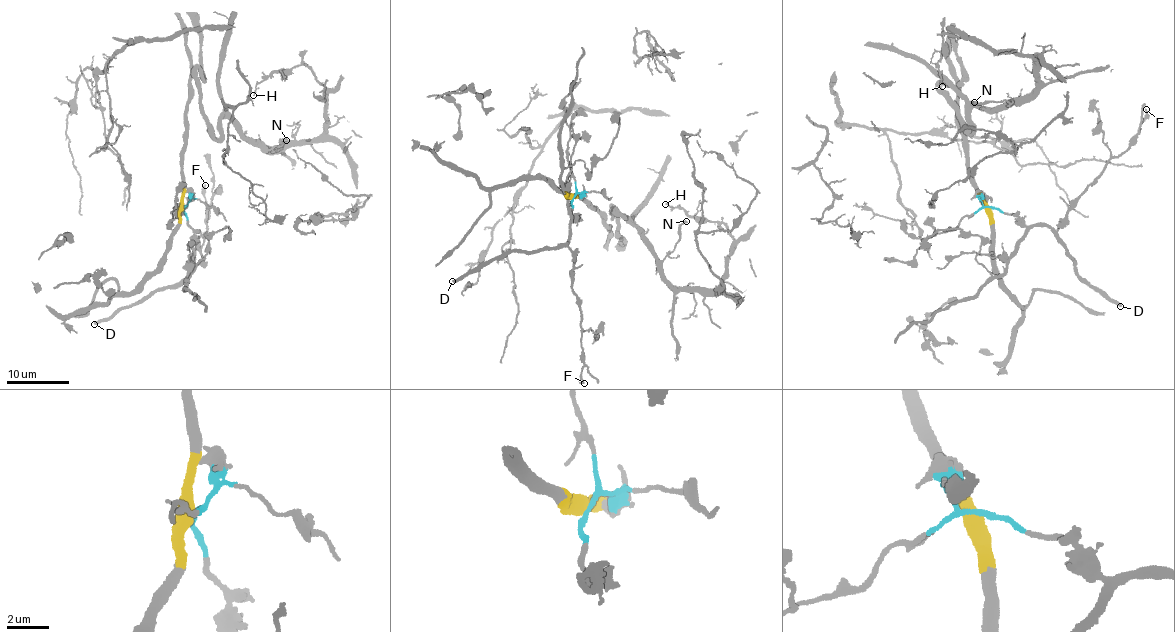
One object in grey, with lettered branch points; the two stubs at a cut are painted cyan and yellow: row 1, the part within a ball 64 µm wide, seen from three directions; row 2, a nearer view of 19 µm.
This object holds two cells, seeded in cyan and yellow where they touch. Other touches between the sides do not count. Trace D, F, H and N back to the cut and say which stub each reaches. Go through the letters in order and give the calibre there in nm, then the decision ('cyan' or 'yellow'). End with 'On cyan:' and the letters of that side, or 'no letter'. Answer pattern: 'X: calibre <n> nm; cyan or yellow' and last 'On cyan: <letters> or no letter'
D: calibre 360 nm; cyan
F: calibre 280 nm; cyan
H: calibre 130 nm; yellow
N: calibre 200 nm; yellow
On cyan: D, F

